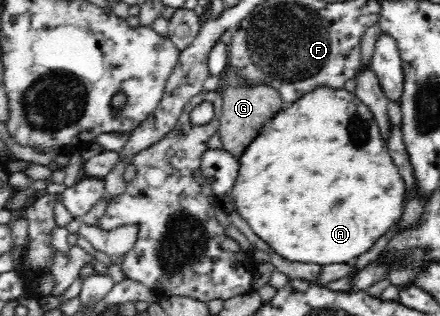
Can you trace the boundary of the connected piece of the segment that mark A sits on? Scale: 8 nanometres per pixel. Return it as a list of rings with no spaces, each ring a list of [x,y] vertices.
[[[319,86],[304,94],[299,100],[291,105],[285,105],[283,110],[279,110],[263,126],[259,128],[259,134],[255,136],[243,148],[243,154],[239,155],[239,176],[235,179],[235,186],[232,187],[229,199],[235,204],[237,212],[241,214],[243,220],[253,228],[253,232],[263,238],[279,256],[291,260],[291,262],[313,262],[313,264],[333,264],[333,262],[351,262],[353,258],[361,256],[365,250],[372,248],[378,239],[384,236],[396,224],[404,214],[404,180],[399,175],[399,169],[391,159],[390,150],[385,140],[379,133],[377,121],[369,107],[355,94],[344,88],[333,86]]]

